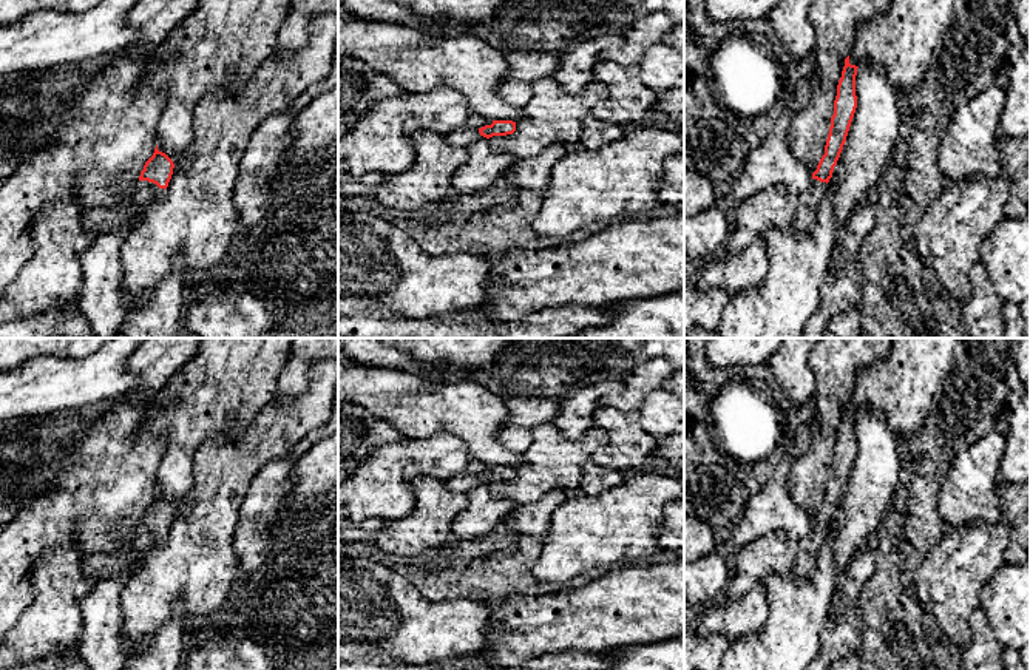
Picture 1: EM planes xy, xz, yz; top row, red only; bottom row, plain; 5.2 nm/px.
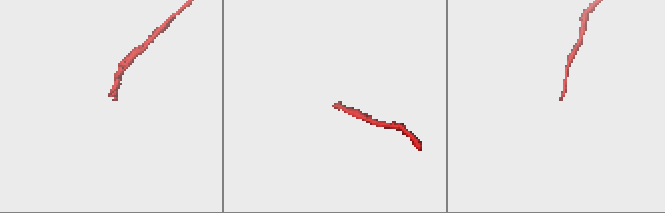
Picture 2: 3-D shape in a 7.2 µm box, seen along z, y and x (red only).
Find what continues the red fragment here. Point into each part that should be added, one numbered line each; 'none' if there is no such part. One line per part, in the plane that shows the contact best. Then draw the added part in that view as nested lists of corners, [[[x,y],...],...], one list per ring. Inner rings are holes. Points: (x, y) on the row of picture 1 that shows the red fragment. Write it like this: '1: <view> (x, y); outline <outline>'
1: xy (124, 218); outline [[[139,181],[124,205],[91,208],[83,215],[83,224],[96,235],[122,232],[127,236],[137,225],[144,207],[159,201],[164,193],[156,184]]]

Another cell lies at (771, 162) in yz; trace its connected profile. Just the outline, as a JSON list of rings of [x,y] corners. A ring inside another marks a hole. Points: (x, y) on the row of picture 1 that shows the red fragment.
[[[817,77],[800,79],[791,97],[783,97],[780,116],[772,130],[750,148],[741,174],[732,187],[738,205],[767,187],[783,185],[792,195],[801,195],[812,182],[809,168],[791,151],[791,124],[803,111],[817,86]]]

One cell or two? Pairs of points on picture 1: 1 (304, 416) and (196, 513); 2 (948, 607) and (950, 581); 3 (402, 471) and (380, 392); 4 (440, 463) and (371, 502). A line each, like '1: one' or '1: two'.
1: one
2: one
3: two
4: one

